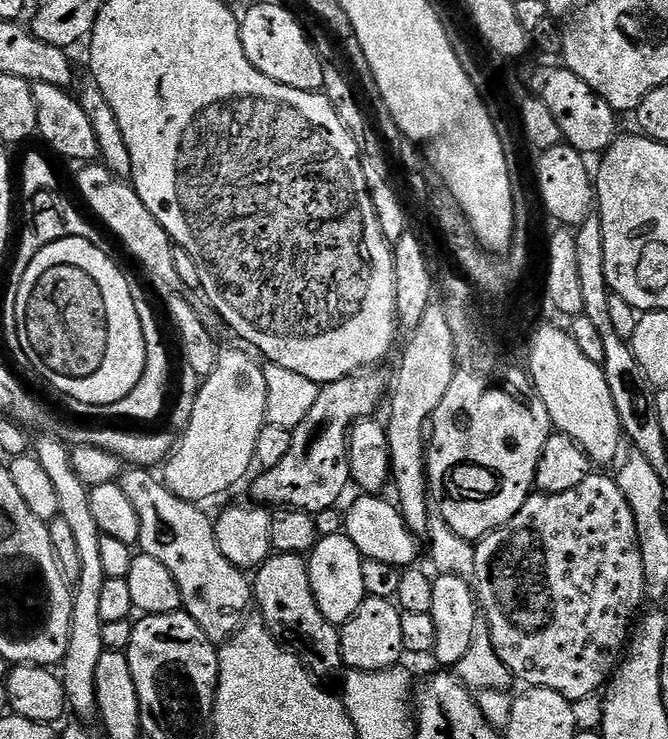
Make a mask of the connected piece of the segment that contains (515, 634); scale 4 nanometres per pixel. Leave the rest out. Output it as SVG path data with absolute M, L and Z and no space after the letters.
M589 474L582 482L578 482L578 486L574 486L574 490L566 490L566 494L546 494L537 491L529 496L522 510L518 510L518 514L514 514L510 522L506 522L476 544L474 562L474 591L478 608L487 623L488 633L498 658L502 658L502 662L510 669L513 677L519 683L521 680L524 686L549 688L573 702L597 695L612 679L612 674L619 668L626 651L634 621L645 607L644 596L646 597L648 587L642 570L642 550L638 546L638 530L634 526L634 514L630 514L630 502L626 502L622 490L618 490L615 479L611 475L596 475Z

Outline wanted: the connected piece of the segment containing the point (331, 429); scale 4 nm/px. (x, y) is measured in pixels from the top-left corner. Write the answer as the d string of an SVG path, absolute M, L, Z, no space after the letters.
M376 370L369 371L367 374L343 376L338 382L323 385L318 394L318 402L314 402L314 406L310 406L310 414L306 414L306 418L302 418L300 425L292 429L290 451L286 453L286 458L282 458L282 462L278 462L278 466L259 473L260 477L252 484L253 498L251 497L251 499L260 506L271 506L273 509L297 508L313 514L327 508L337 507L341 503L340 495L350 488L352 479L348 461L348 434L357 420L371 417L375 413L372 411L379 406L380 399L382 399L382 404L385 396L386 380L384 384L383 378L376 373Z

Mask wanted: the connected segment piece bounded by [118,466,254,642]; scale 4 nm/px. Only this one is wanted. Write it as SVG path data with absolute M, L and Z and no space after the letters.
M132 466L121 471L118 481L122 494L126 494L130 506L134 506L134 514L138 514L139 551L150 558L158 558L158 562L162 562L162 566L166 566L166 570L174 574L174 582L178 582L183 611L192 616L194 622L198 622L198 626L202 626L209 640L213 642L230 640L249 615L248 607L251 609L254 604L254 593L249 577L244 577L247 575L241 569L235 568L222 554L222 550L218 550L216 529L210 516L208 520L207 514L200 509L203 507L197 506L191 500L178 498L164 485L163 479L156 477L155 480L152 475L147 468Z

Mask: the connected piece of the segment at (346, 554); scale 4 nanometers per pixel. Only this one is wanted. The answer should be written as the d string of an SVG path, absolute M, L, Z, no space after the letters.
M341 531L338 534L321 536L311 552L307 553L306 559L310 574L310 590L314 594L314 602L318 602L318 610L322 610L322 618L334 625L342 626L350 618L354 618L358 606L362 606L364 597L368 595L362 579L363 554Z

